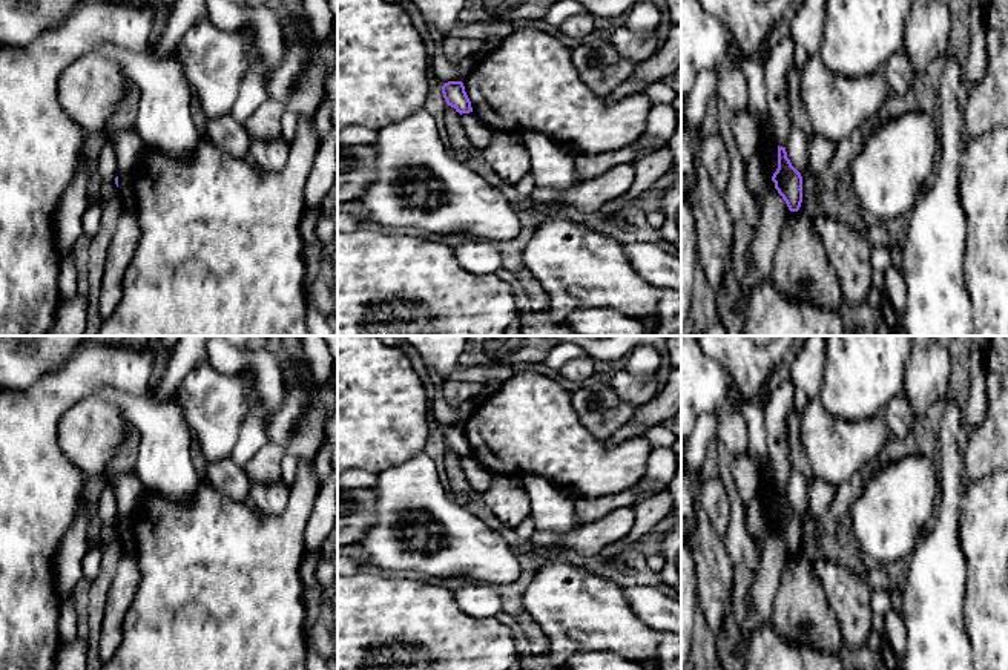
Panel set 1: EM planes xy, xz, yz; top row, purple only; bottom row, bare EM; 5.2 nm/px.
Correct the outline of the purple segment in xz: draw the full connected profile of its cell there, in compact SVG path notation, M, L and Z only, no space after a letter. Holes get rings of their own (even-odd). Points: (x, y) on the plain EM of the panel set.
M462 425L445 426L442 429L442 437L446 448L454 451L460 458L473 455L471 445L465 435L465 429Z

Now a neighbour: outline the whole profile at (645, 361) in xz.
M641 345L629 353L623 369L632 376L646 377L657 374L660 365L661 354L654 346Z

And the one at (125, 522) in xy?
M118 515L118 535L124 547L124 553L135 557L133 515Z

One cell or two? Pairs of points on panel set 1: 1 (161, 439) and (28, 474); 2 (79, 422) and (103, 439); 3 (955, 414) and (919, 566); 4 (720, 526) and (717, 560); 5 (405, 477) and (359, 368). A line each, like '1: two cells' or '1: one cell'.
1: two cells
2: one cell
3: one cell
4: two cells
5: two cells

